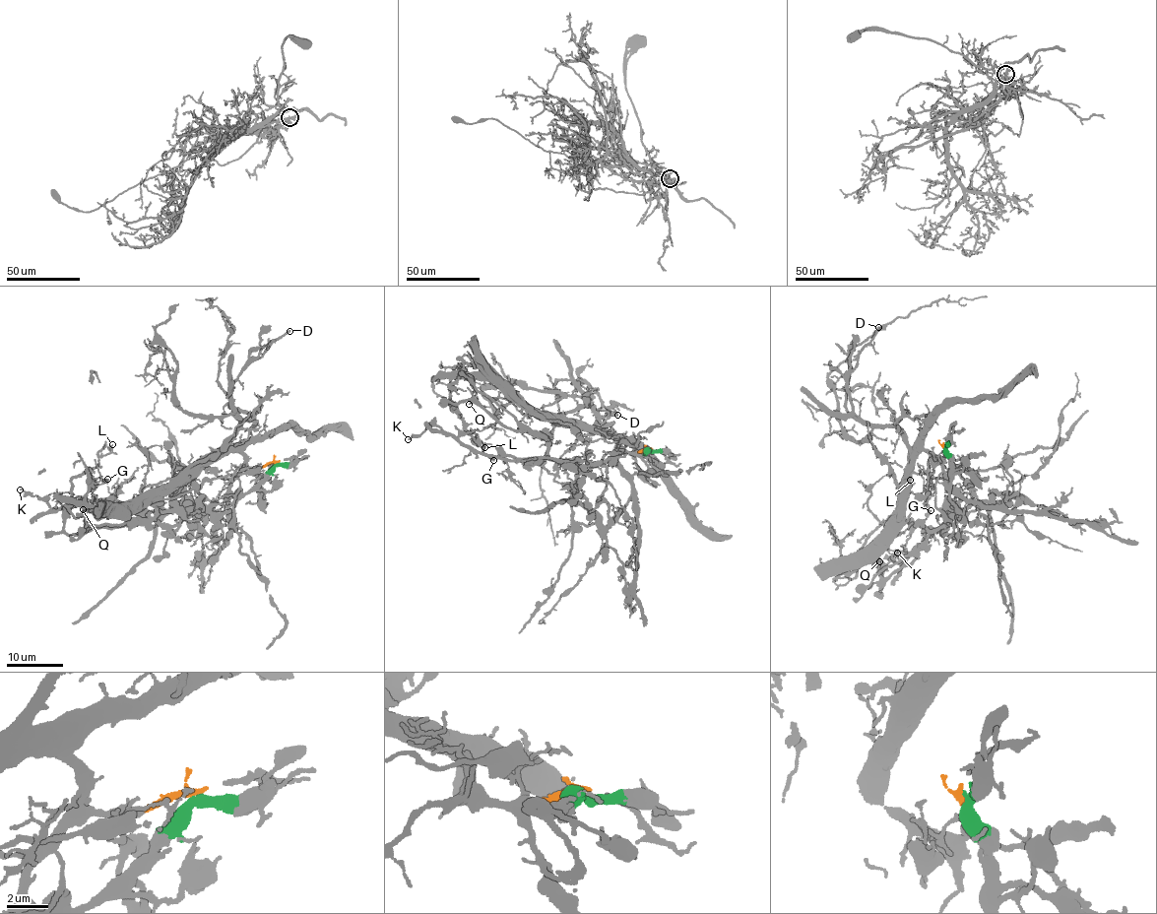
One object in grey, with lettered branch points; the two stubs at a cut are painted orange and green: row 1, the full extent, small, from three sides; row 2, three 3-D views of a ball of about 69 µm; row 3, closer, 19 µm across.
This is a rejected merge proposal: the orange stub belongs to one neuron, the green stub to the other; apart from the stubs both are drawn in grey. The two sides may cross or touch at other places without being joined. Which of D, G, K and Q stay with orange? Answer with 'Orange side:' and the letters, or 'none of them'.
Orange side: D

